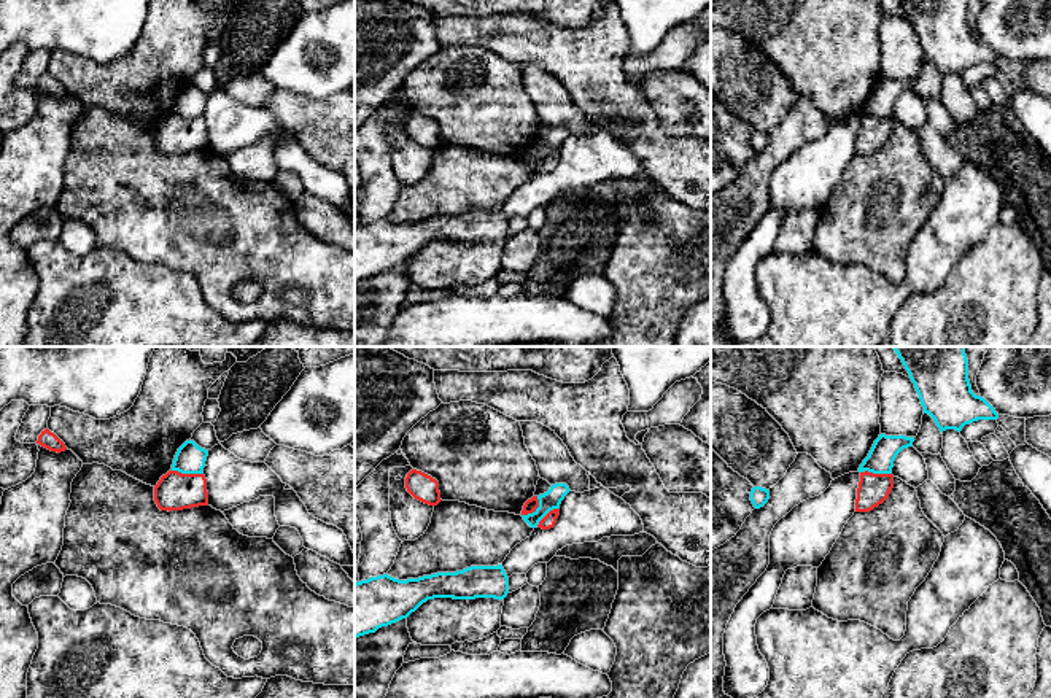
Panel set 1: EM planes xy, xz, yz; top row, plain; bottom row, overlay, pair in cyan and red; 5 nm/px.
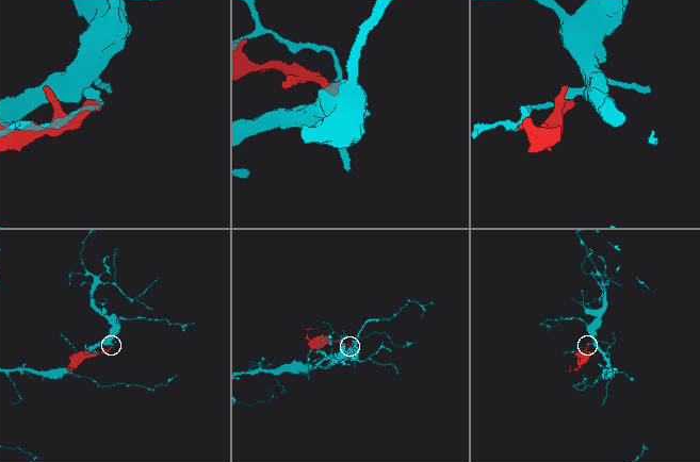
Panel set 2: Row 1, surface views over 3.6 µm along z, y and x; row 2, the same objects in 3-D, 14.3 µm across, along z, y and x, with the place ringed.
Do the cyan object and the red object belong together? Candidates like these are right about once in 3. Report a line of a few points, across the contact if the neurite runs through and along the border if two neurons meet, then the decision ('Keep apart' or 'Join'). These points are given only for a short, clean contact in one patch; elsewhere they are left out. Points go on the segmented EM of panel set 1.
Keep apart

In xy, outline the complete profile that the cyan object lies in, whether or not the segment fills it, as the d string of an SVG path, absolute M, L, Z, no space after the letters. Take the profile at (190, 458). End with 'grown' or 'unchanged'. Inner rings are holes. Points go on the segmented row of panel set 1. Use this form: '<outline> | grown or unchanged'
M186 440L176 452L172 471L181 474L204 474L208 450L199 447L194 440Z | unchanged

